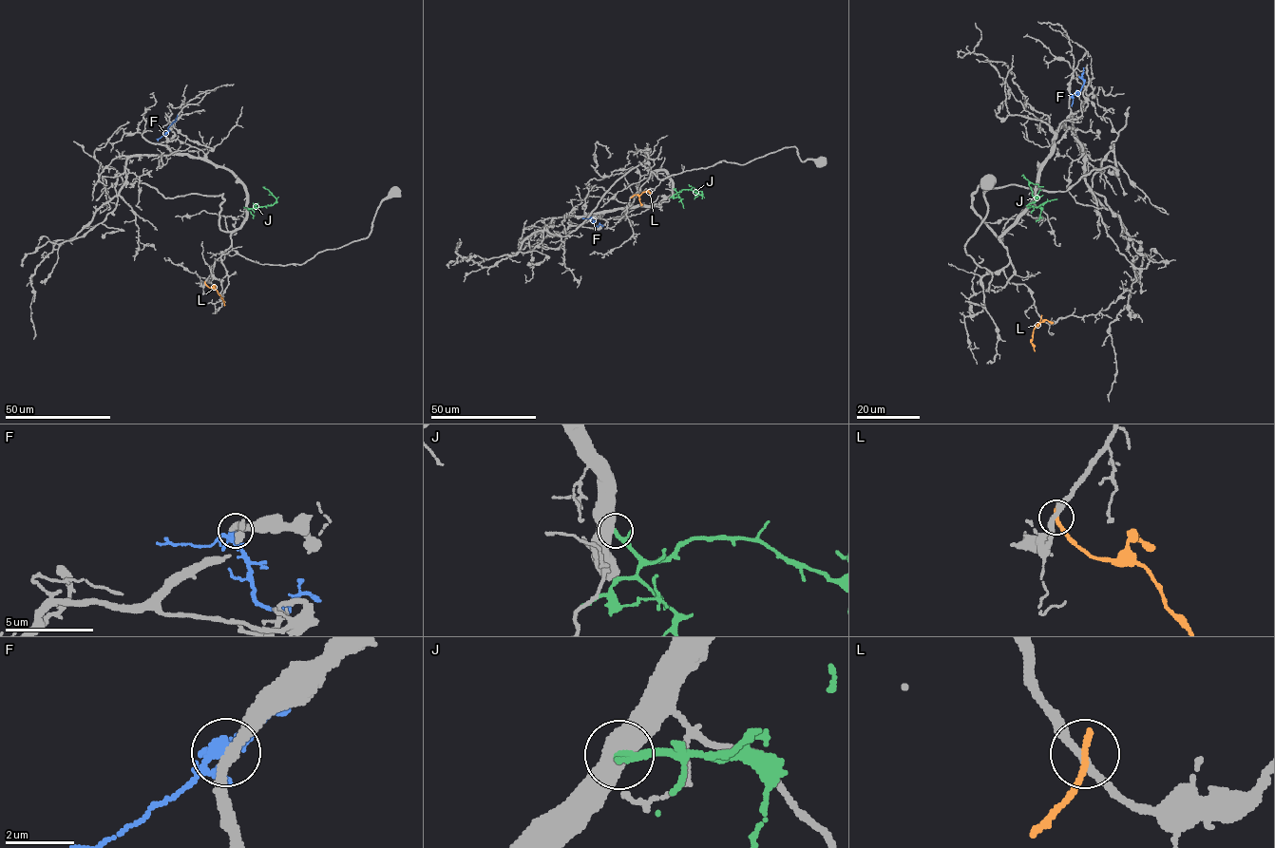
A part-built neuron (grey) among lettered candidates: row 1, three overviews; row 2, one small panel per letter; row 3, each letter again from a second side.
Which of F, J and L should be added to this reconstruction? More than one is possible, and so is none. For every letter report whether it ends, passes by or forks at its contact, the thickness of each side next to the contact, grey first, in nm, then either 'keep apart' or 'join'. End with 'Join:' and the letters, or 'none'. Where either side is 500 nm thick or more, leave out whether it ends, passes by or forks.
F: it forks there; 280 nm thick on the grey side, 280 nm on the other; keep apart
J: 500 nm thick on the grey side, 180 nm on the other; keep apart
L: it ends there; 260 nm thick on the grey side, 220 nm on the other; keep apart
Join: none

